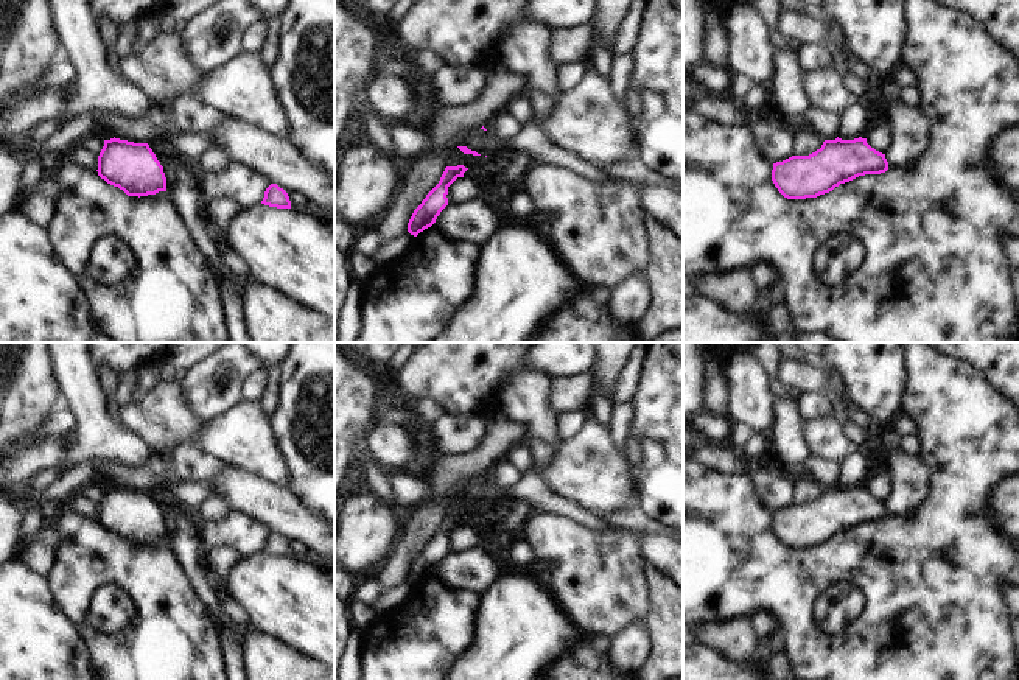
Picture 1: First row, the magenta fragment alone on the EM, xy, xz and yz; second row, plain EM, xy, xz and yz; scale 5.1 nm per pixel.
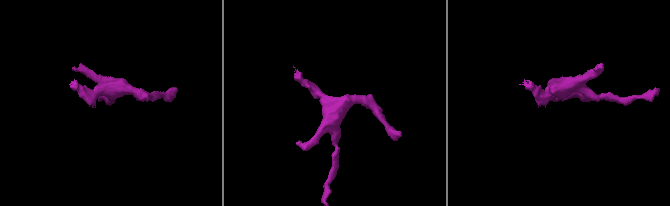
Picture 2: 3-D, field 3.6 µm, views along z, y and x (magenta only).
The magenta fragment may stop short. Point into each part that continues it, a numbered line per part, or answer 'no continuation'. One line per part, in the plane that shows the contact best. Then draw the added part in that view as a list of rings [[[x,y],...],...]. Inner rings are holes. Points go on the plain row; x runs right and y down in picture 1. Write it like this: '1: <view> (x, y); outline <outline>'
no continuation

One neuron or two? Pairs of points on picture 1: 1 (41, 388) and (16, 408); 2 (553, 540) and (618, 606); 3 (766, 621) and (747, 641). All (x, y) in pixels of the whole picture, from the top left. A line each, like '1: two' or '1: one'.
1: one
2: one
3: two

